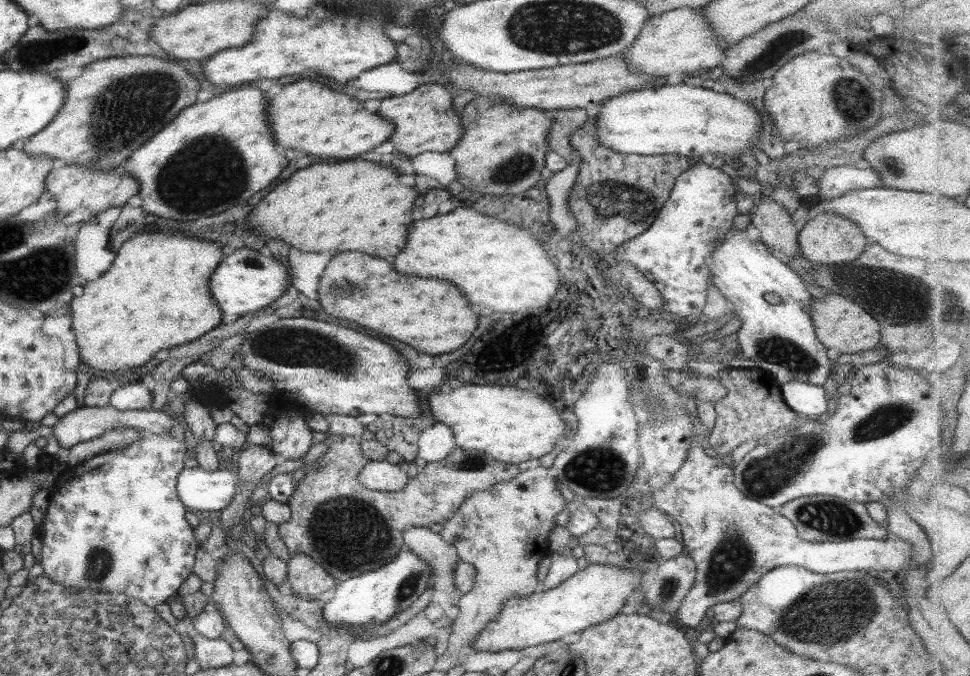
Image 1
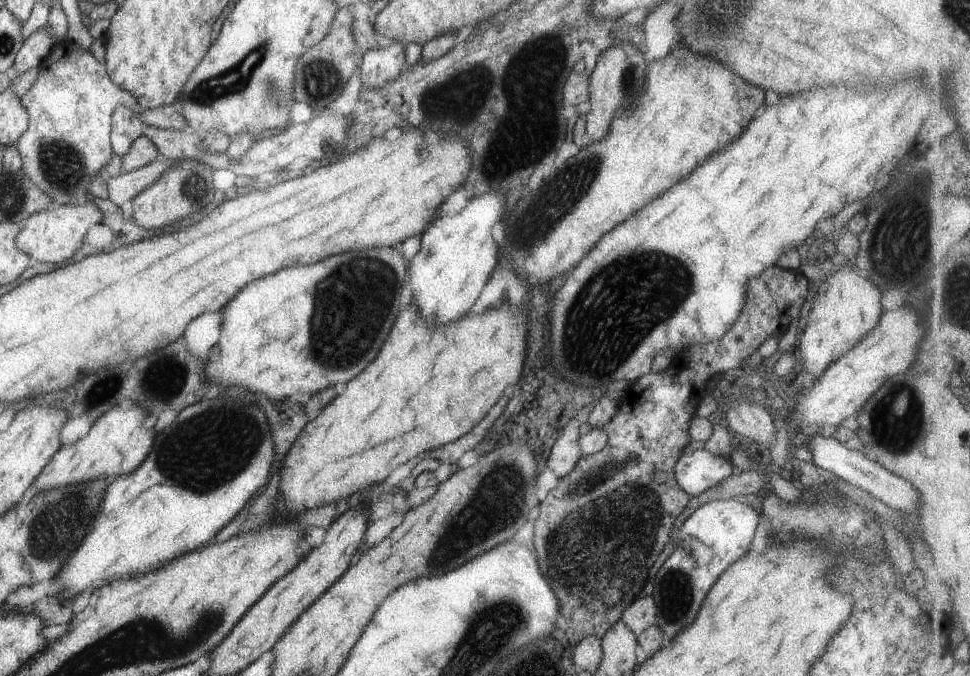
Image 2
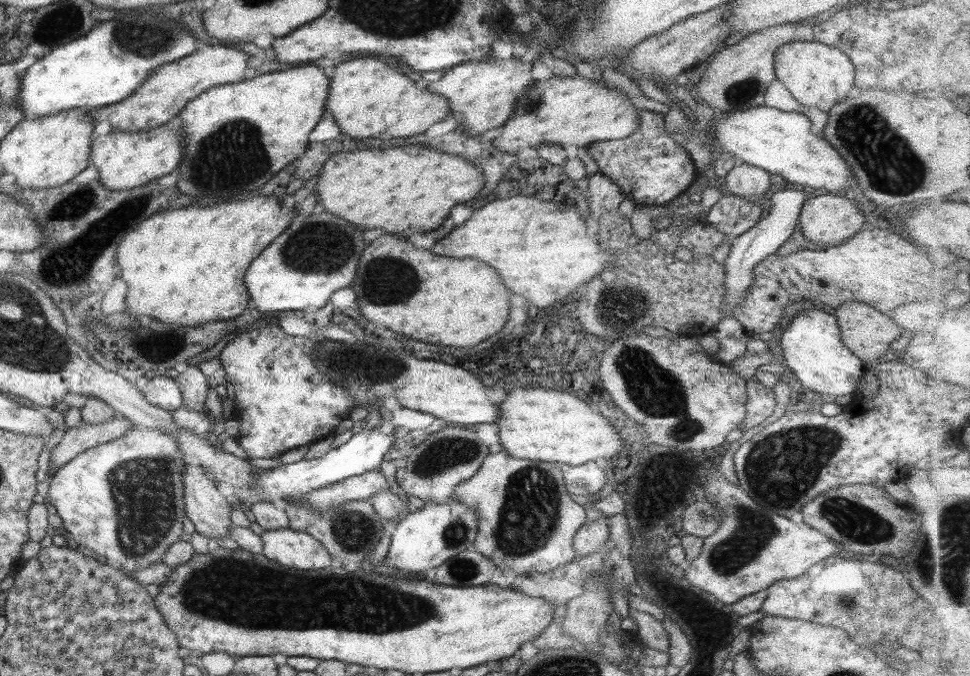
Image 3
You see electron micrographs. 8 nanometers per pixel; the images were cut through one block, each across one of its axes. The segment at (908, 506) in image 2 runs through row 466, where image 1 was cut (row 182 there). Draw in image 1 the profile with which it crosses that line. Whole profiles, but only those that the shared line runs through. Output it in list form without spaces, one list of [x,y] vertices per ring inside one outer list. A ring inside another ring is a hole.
[[[837,163],[819,172],[819,195],[822,199],[830,199],[841,193],[862,188],[882,186],[882,180],[871,167],[856,169],[851,164]]]

